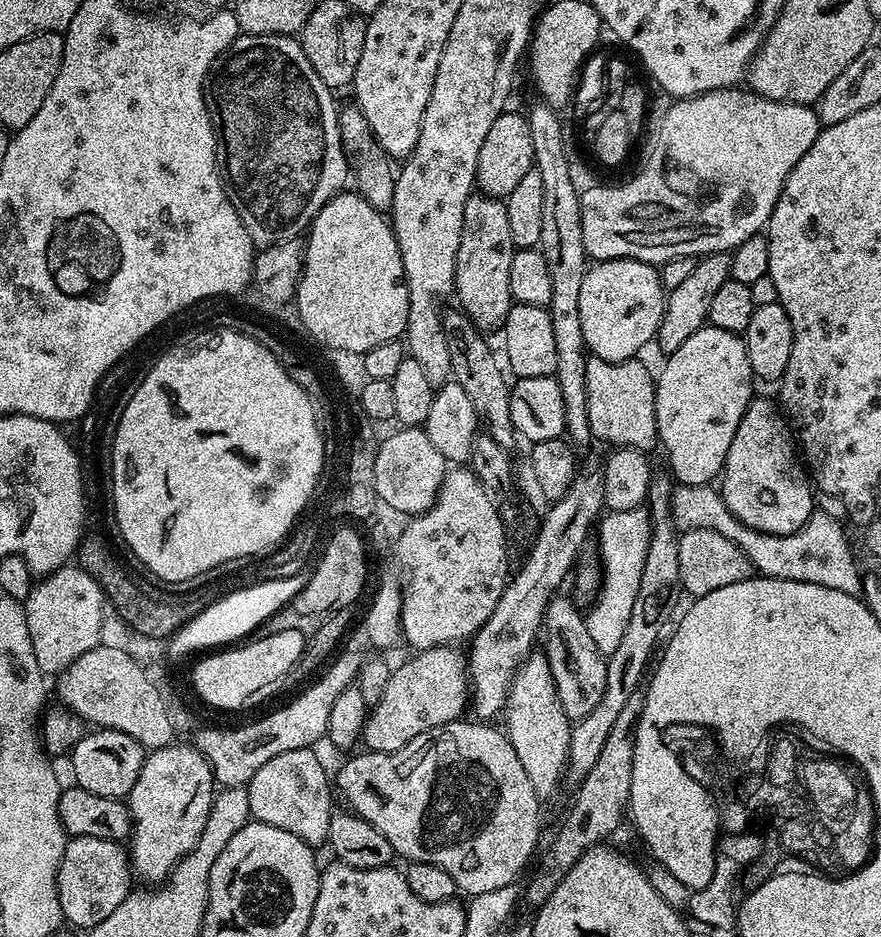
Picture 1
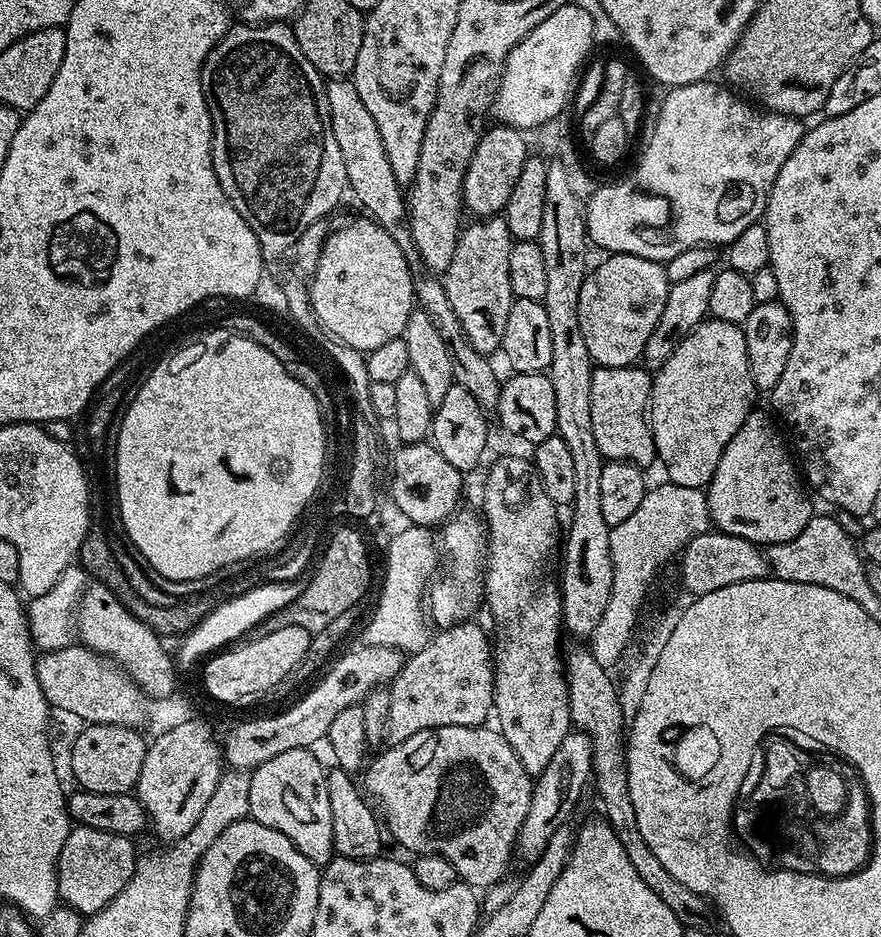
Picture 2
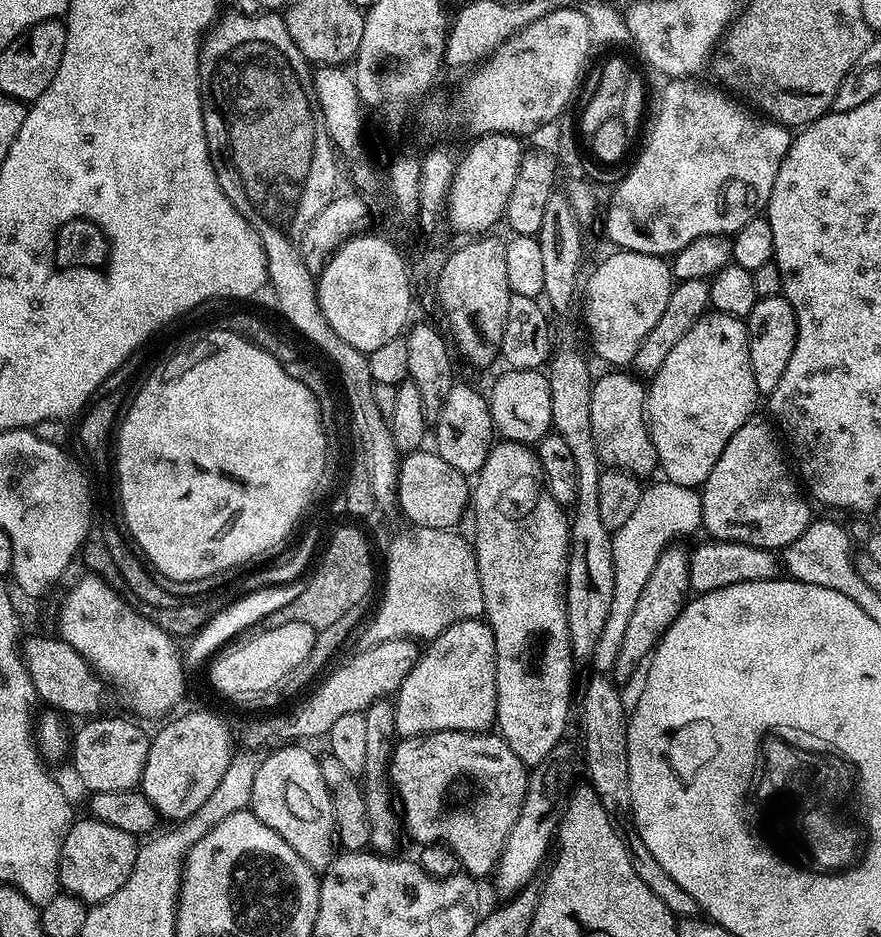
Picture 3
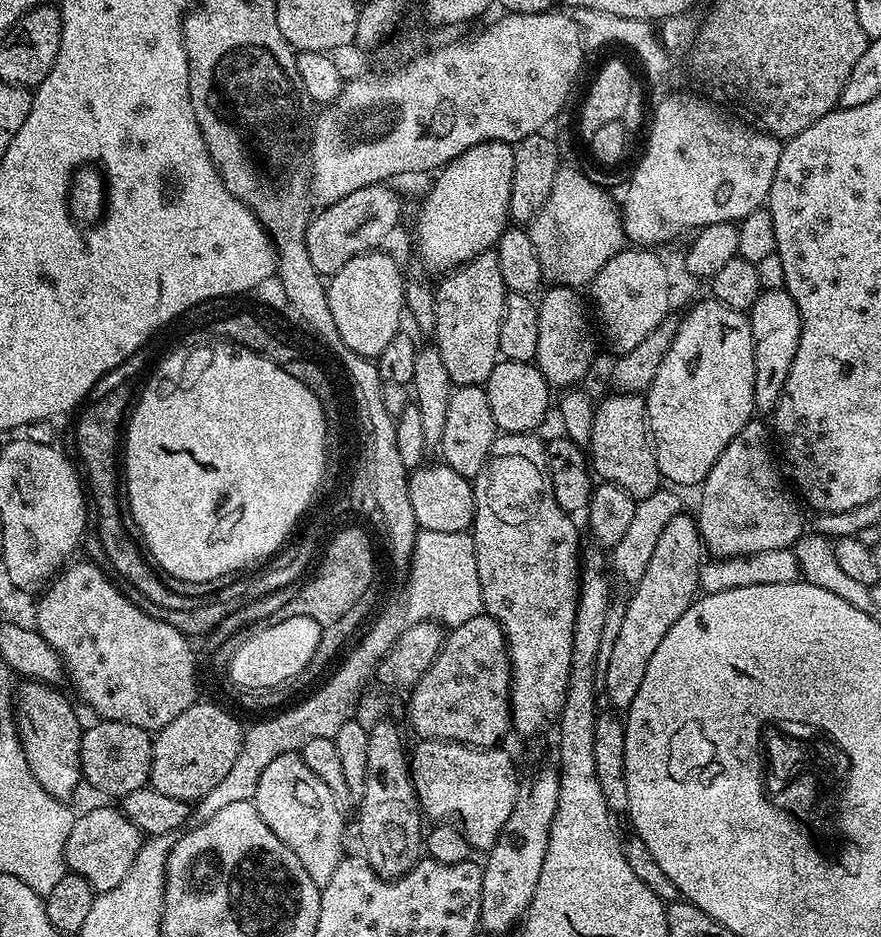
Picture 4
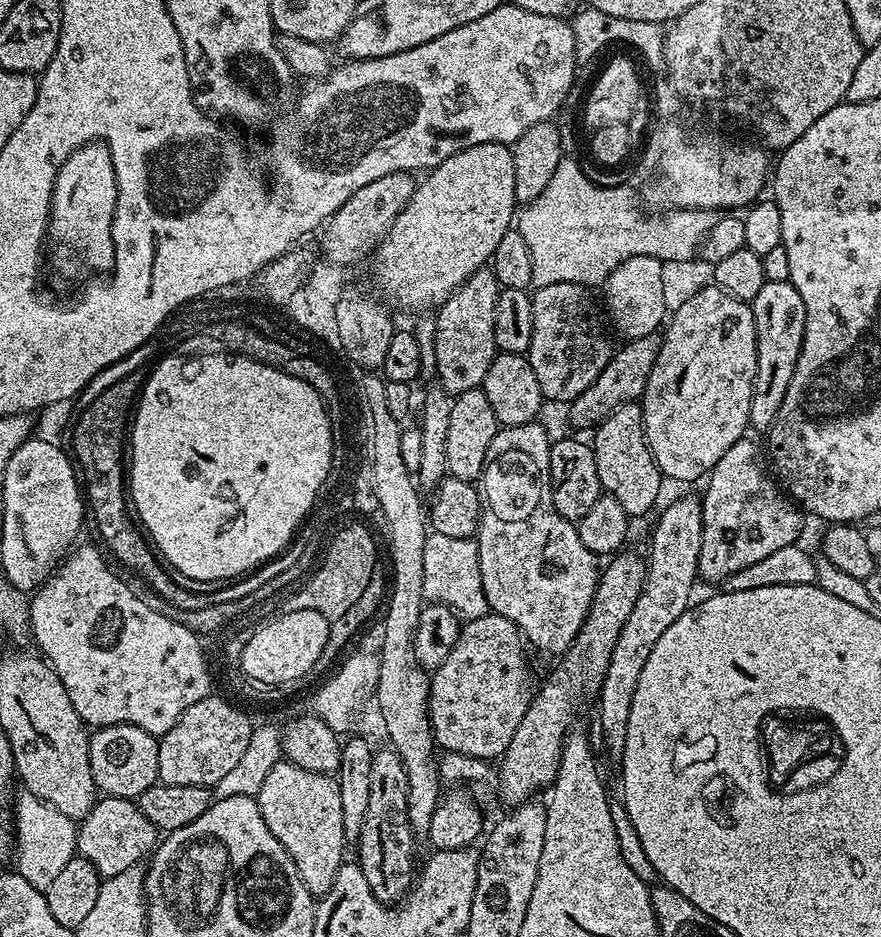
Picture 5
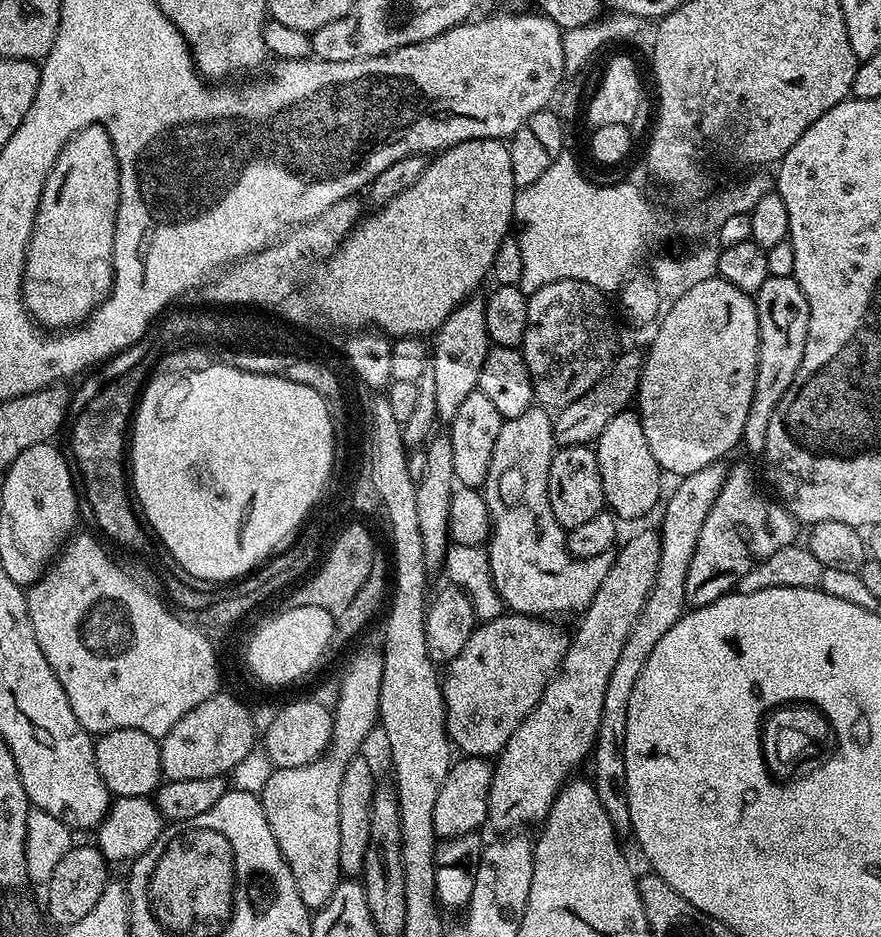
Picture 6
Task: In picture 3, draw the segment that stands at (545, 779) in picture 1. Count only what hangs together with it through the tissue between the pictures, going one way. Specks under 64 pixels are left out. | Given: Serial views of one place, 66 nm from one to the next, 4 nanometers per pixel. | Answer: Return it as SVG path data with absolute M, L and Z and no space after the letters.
M513 440L493 443L490 454L482 466L482 470L475 477L474 487L470 492L470 516L476 519L476 540L474 551L478 578L482 582L482 598L484 599L484 616L486 623L492 627L494 646L496 647L496 722L498 734L518 754L518 758L525 766L542 762L550 750L565 739L564 731L568 728L568 711L573 711L574 696L572 700L572 647L570 646L570 630L566 626L566 574L568 573L568 530L569 517L564 516L565 509L548 492L544 485L544 472L540 469L540 459L529 445L516 444Z

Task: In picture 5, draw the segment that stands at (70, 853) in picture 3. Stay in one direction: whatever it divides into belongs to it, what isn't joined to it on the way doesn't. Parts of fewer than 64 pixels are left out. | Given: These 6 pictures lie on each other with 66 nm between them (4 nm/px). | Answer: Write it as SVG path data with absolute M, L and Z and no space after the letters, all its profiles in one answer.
M101 795L84 819L79 821L76 829L77 853L86 862L90 862L102 878L122 874L122 870L141 863L157 843L158 830L150 818L142 814L135 799L127 800L121 796Z

